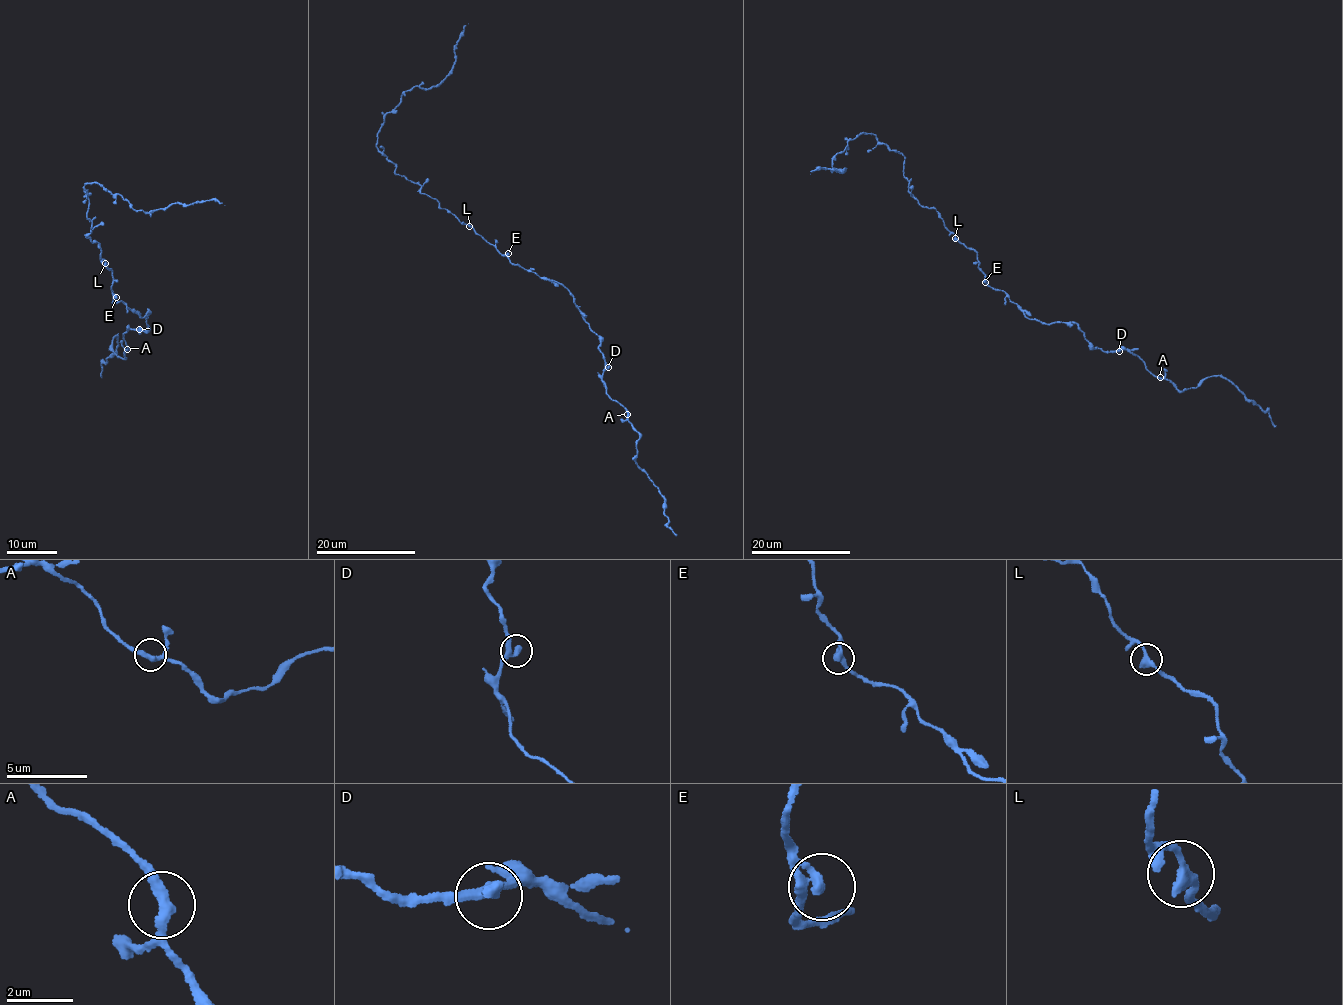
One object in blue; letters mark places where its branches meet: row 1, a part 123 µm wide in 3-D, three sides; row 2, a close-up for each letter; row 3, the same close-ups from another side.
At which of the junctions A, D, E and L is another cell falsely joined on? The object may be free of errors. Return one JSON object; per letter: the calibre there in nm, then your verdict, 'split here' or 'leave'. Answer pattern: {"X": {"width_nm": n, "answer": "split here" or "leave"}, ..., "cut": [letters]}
{"A": {"width_nm": 300, "answer": "leave"}, "D": {"width_nm": 260, "answer": "leave"}, "E": {"width_nm": 300, "answer": "leave"}, "L": {"width_nm": 280, "answer": "leave"}, "cut": []}

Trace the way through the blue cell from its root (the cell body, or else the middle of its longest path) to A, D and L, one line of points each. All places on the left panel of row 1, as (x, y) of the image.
A: (113, 294), (114, 302), (121, 301), (141, 317), (148, 310), (146, 329), (127, 328), (124, 333), (127, 349)
D: (113, 294), (114, 302), (121, 301), (141, 317), (147, 317), (148, 309), (147, 327), (140, 333), (139, 329)
L: (113, 294), (112, 272), (104, 263)

